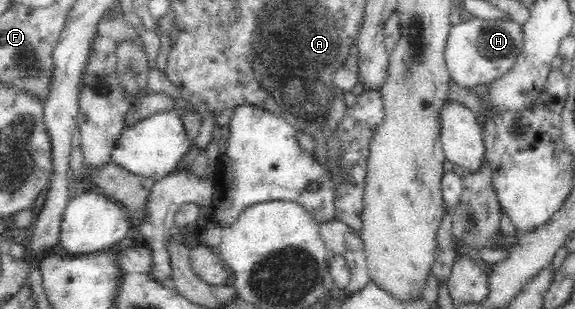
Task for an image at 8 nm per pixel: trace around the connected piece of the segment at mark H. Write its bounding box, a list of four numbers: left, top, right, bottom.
[444,16,523,89]

